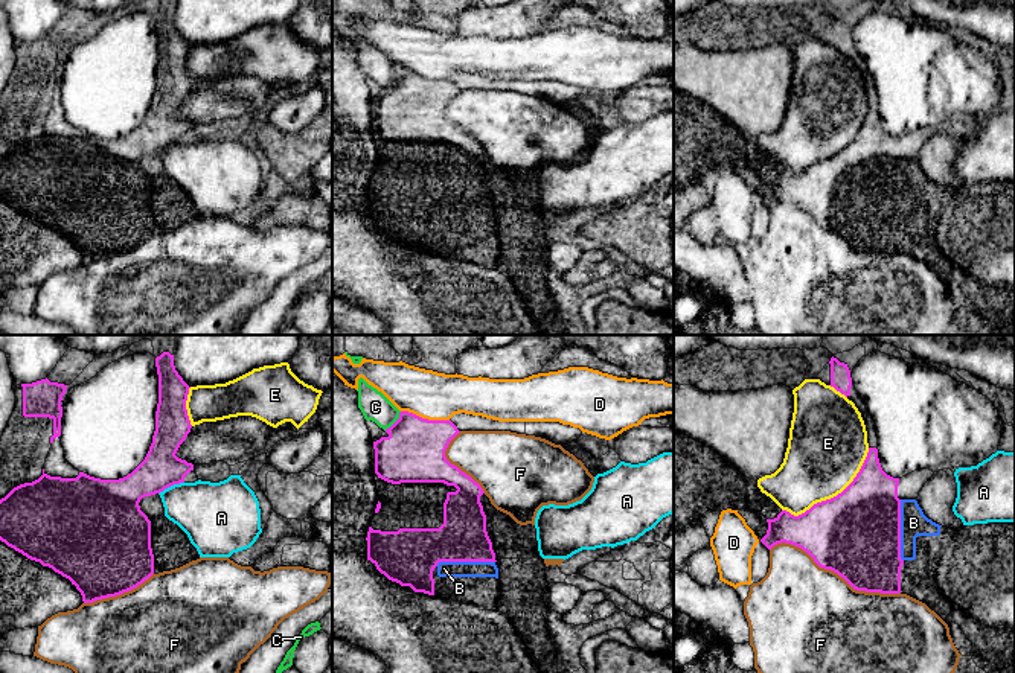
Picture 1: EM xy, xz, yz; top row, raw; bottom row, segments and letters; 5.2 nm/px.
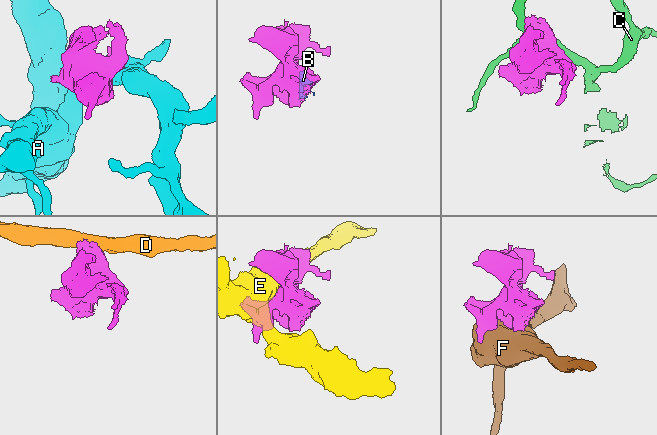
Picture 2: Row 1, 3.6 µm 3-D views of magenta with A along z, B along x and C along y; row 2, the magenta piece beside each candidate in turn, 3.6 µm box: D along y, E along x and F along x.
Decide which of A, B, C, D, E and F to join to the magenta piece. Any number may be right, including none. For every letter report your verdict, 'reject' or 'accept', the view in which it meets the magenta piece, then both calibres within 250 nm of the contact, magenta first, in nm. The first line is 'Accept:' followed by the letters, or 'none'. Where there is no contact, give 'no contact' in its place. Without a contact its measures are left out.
Accept: B
A: reject; contact in xy; calibres 200 and 320 nm
B: accept; contact in yz; calibres 460 and 140 nm
C: reject; contact in xz; calibres 320 and 150 nm
D: reject; contact in xz; calibres 320 and 260 nm
E: reject; contact in yz; calibres 460 and 400 nm
F: reject; contact in yz; calibres 460 and 480 nm

